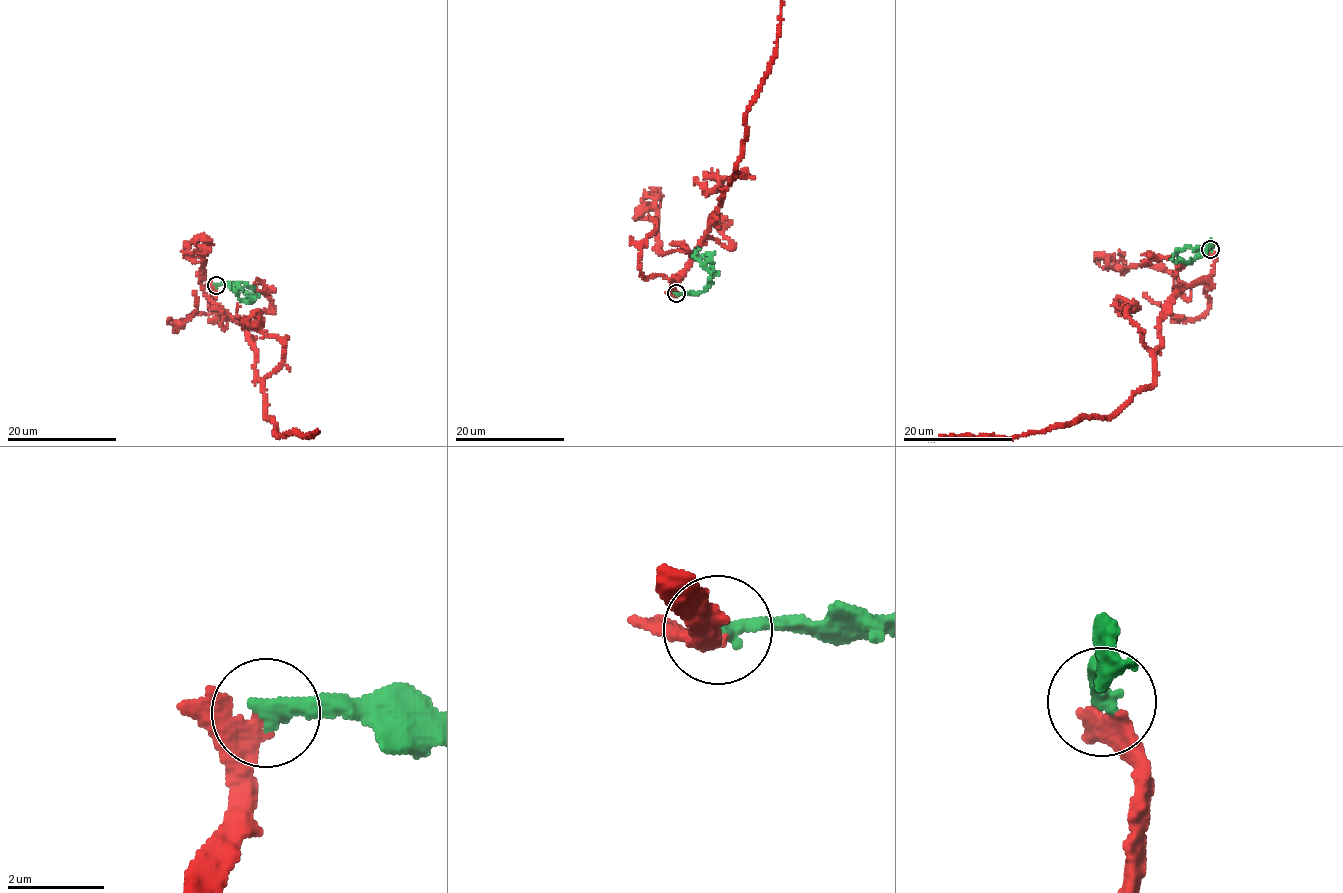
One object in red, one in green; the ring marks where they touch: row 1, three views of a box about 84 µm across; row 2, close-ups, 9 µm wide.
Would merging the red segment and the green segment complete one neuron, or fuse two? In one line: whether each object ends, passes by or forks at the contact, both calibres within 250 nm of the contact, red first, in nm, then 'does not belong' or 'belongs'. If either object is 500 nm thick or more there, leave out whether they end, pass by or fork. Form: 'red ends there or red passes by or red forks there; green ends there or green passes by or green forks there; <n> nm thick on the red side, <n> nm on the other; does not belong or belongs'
red passes by; green ends there; 240 nm thick on the red side, 340 nm on the other; belongs

